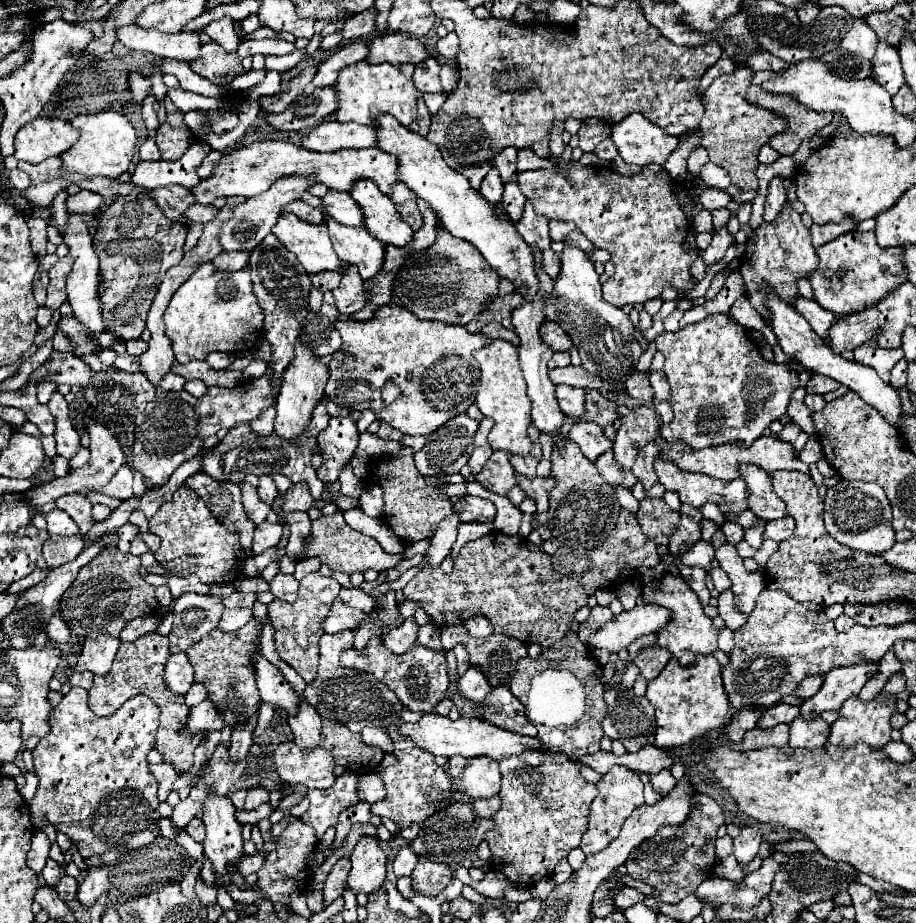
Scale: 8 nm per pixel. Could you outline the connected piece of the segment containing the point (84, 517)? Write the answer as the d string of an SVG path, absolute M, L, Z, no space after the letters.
M71 493L71 495L63 495L63 497L59 497L57 501L55 501L55 505L59 507L59 509L63 509L77 525L79 525L79 529L81 529L81 533L85 535L85 533L89 533L89 527L93 525L93 505L89 503L89 499L87 497L83 497L83 495L77 495L77 493Z

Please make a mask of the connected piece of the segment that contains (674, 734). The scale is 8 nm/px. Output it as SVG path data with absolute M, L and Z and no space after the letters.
M697 655L691 667L681 667L679 661L673 657L667 667L649 681L645 695L657 711L655 745L663 749L685 745L693 737L725 725L725 717L731 709L723 691L721 665L713 655Z

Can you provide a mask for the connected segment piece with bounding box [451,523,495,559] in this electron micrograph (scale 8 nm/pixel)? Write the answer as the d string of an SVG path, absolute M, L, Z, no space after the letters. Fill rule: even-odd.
M461 523L461 527L459 527L459 535L457 535L457 541L455 541L453 551L451 551L453 559L459 555L459 549L461 549L465 543L483 537L483 535L491 533L493 529L495 529L493 523Z

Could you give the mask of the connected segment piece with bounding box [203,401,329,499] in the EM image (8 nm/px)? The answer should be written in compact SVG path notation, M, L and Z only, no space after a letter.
M323 401L321 405L317 405L313 409L311 423L309 423L307 431L301 433L301 439L297 439L297 445L295 443L281 443L281 439L277 439L275 433L271 433L267 437L261 437L251 429L249 423L239 423L237 427L233 427L225 435L225 439L221 443L217 443L205 455L203 471L217 481L233 481L233 483L241 483L249 473L255 473L255 475L281 473L281 475L289 477L293 483L307 481L311 485L313 499L321 499L323 483L321 483L321 479L317 479L317 473L311 467L311 455L313 455L313 449L317 445L317 433L325 427L327 421L329 421L329 415L327 415L327 409L325 409L325 401Z

